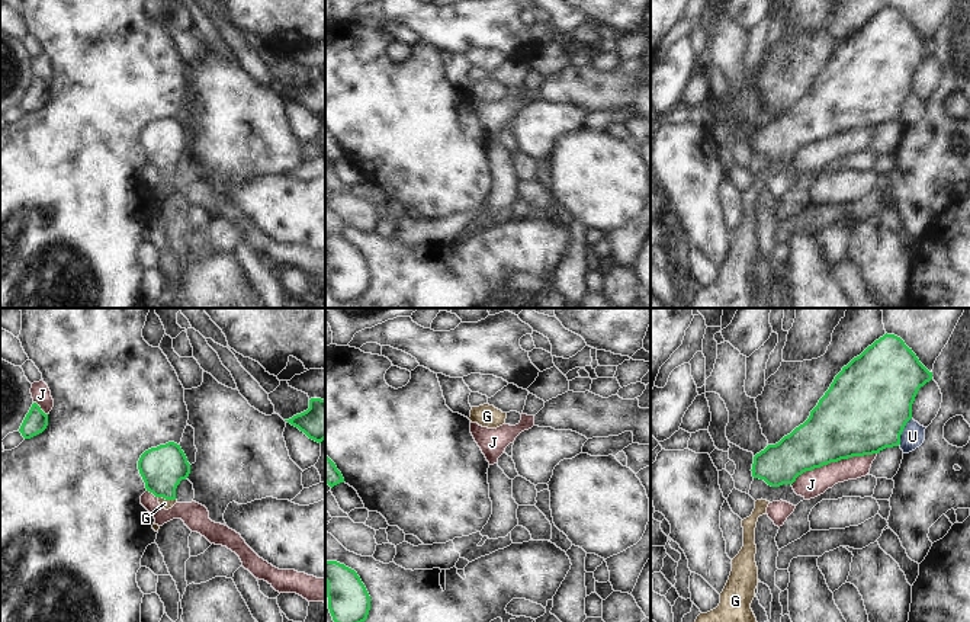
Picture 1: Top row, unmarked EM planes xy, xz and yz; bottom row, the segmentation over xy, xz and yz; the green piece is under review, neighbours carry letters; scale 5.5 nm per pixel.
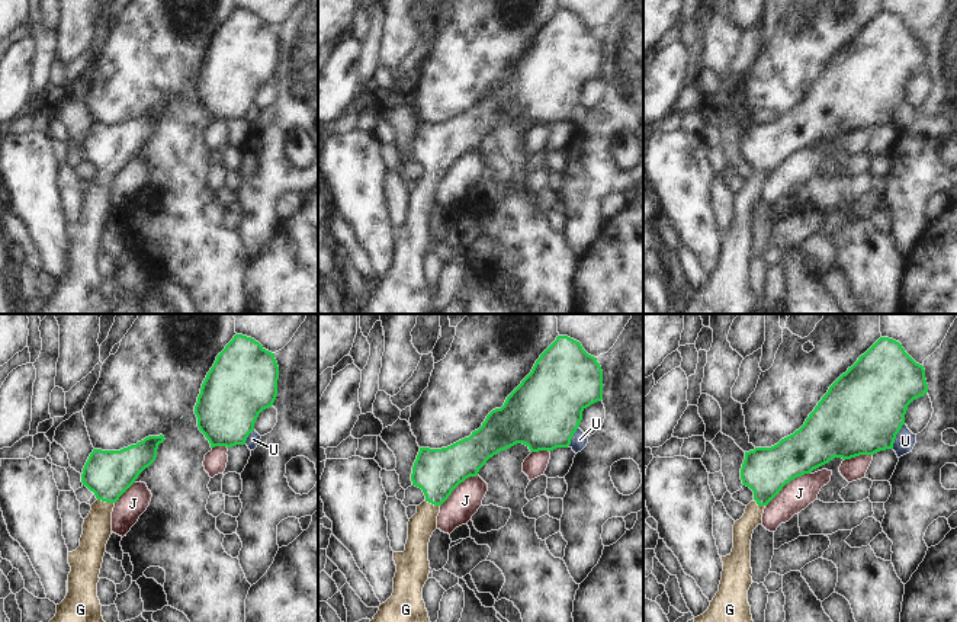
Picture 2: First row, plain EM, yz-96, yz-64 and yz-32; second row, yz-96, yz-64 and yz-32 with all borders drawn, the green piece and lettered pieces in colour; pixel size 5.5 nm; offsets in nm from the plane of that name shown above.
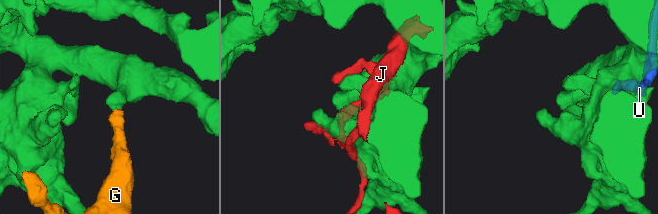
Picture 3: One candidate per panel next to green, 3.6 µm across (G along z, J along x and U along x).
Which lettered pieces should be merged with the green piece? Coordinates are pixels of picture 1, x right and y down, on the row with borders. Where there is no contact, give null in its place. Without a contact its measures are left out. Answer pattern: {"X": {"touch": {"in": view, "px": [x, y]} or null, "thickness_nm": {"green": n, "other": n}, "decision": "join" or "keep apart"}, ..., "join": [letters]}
{"G": {"touch": {"in": "xy", "px": [167, 499]}, "thickness_nm": {"green": 240, "other": 50}, "decision": "join"}, "J": {"touch": {"in": "yz", "px": [832, 461]}, "thickness_nm": {"green": 400, "other": 150}, "decision": "keep apart"}, "U": {"touch": {"in": "yz", "px": [902, 430]}, "thickness_nm": {"green": 480, "other": 130}, "decision": "keep apart"}, "join": ["G"]}

